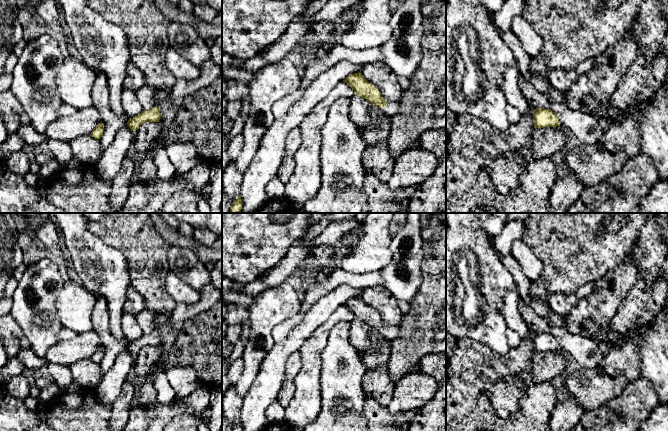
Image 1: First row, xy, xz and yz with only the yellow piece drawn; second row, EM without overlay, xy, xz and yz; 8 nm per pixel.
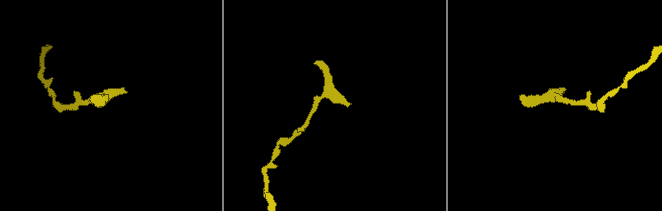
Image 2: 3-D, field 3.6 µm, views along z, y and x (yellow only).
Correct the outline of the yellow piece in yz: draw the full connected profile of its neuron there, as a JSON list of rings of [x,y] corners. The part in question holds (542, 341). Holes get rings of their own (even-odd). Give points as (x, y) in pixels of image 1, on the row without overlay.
[[[536,332],[533,339],[534,352],[557,351],[561,347],[551,333]]]

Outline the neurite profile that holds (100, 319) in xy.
[[[96,297],[91,315],[92,330],[100,335],[100,346],[104,348],[102,361],[99,363],[101,374],[104,375],[113,366],[117,355],[129,344],[127,338],[117,340],[110,331],[110,316],[106,300]]]

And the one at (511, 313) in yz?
[[[514,283],[504,296],[503,317],[507,329],[515,331],[523,338],[527,335],[529,329],[519,310],[521,301],[521,295],[518,292],[517,285]]]

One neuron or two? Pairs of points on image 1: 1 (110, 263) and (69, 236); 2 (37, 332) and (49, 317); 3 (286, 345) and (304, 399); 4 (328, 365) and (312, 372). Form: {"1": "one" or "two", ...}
{"1": "one", "2": "one", "3": "two", "4": "two"}

